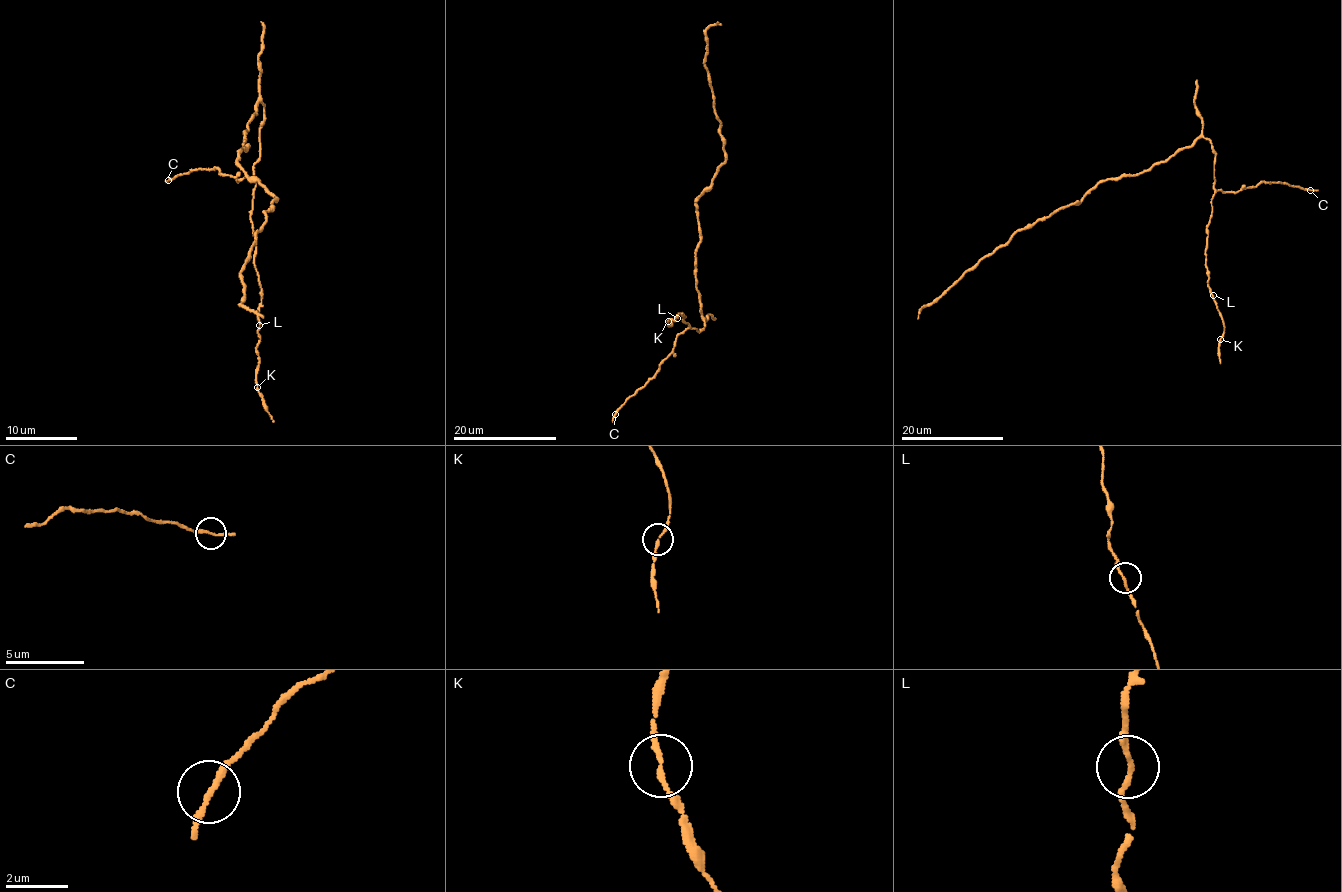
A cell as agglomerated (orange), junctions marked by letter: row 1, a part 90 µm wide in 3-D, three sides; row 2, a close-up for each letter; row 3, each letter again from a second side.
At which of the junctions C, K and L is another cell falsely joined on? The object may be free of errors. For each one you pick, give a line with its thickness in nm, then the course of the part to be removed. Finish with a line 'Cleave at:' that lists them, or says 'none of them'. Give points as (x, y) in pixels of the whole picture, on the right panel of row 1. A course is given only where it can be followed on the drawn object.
Cleave at: none of them

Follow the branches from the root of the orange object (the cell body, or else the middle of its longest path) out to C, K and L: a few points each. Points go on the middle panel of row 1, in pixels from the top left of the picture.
C: (695, 269), (703, 328), (698, 331), (689, 326), (685, 329), (676, 338), (674, 349), (657, 372), (614, 413)
K: (695, 269), (703, 328), (698, 331), (690, 328), (681, 312), (672, 325), (667, 325), (668, 321)
L: (695, 269), (703, 328), (698, 331), (690, 328), (681, 312), (683, 314), (677, 314), (677, 318)

